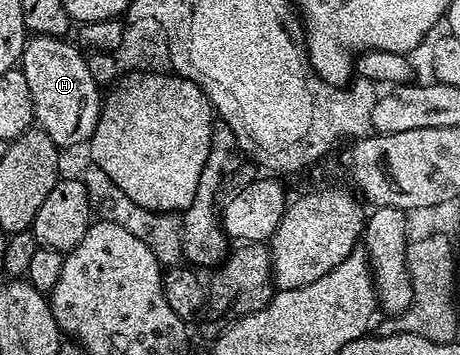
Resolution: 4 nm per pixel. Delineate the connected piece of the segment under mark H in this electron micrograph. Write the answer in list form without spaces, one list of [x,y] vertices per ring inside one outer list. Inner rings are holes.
[[[33,35],[26,42],[19,64],[23,77],[27,77],[27,89],[31,89],[36,126],[55,141],[58,149],[88,144],[103,102],[102,88],[91,77],[88,58],[76,42],[69,41],[55,35]]]

